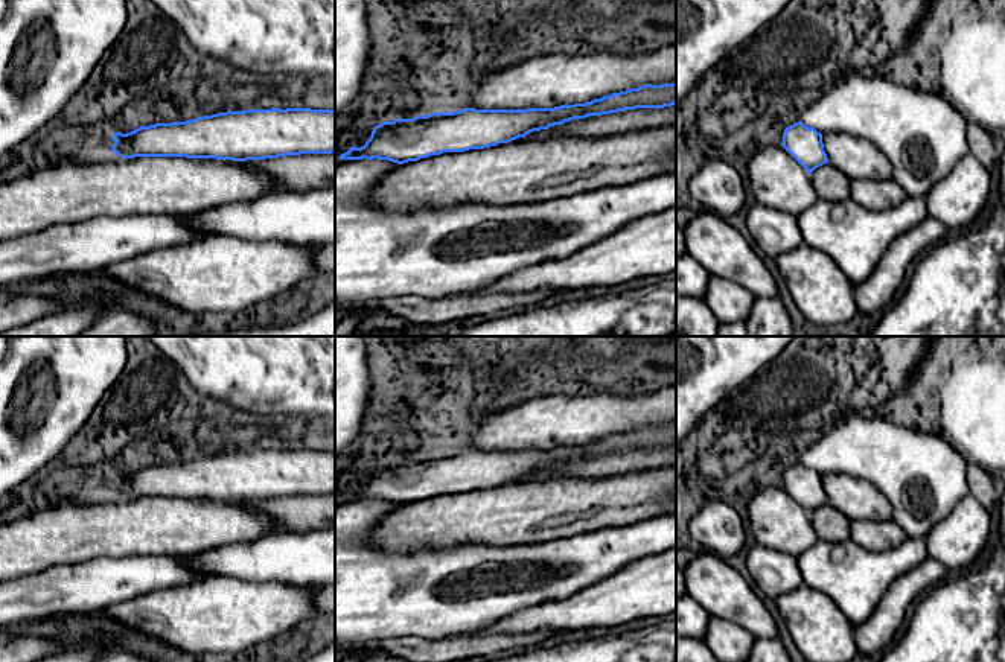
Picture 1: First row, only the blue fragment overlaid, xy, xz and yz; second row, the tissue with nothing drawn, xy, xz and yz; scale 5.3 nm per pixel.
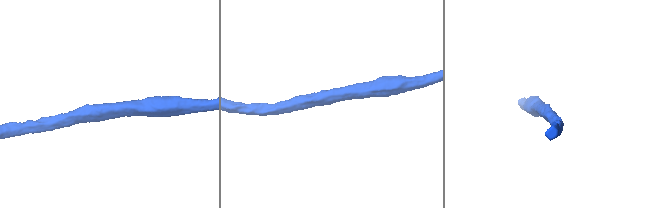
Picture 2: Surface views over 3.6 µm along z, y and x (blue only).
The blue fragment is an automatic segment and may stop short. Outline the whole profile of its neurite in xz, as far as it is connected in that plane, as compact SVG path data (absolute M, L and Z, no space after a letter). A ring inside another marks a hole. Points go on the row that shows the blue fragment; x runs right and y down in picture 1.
M646 84L586 103L527 110L475 110L431 113L413 119L382 122L361 148L349 148L341 160L388 160L397 164L443 152L464 152L509 143L533 131L574 119L636 108L664 108L676 103L676 84Z

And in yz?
M801 120L784 129L781 146L809 173L828 163L827 154L824 151L822 134L815 128L806 126Z

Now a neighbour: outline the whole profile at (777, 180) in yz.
M783 146L758 151L748 173L757 204L799 216L818 199L810 173Z

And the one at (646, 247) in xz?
M676 208L636 218L612 234L563 257L527 266L475 294L554 292L620 286L676 271Z

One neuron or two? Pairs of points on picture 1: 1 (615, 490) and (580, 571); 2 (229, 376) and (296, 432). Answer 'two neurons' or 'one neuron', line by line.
1: two neurons
2: two neurons

